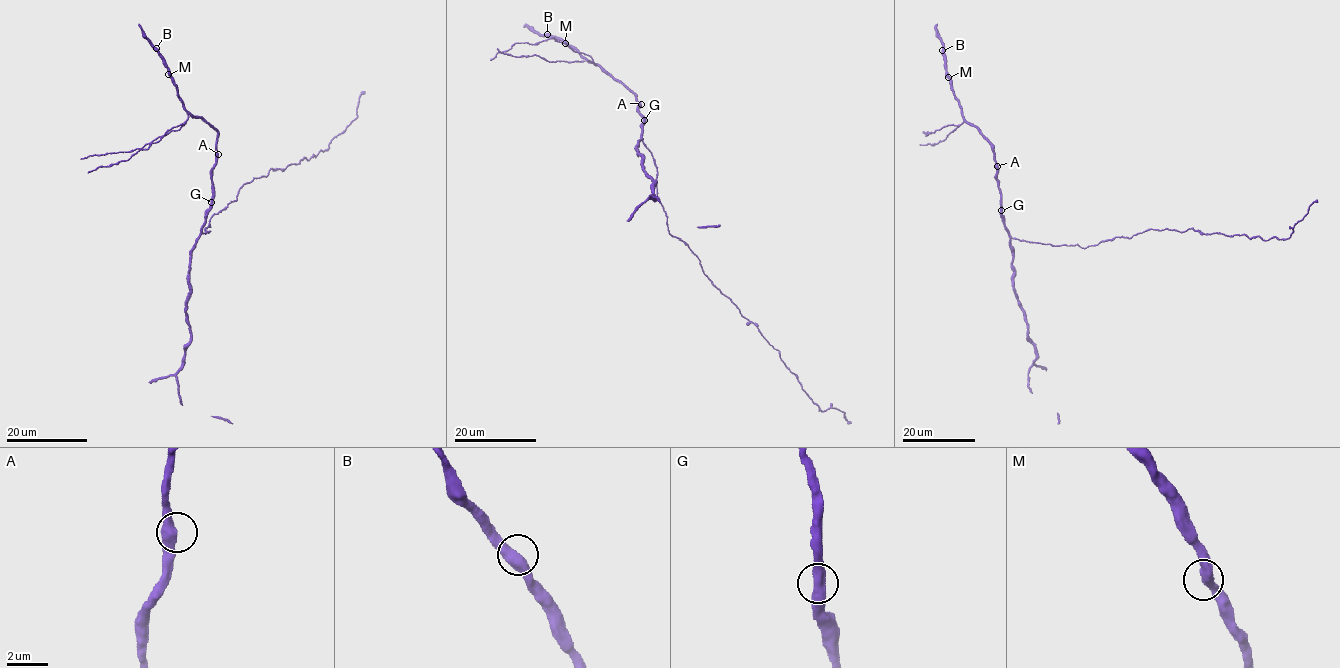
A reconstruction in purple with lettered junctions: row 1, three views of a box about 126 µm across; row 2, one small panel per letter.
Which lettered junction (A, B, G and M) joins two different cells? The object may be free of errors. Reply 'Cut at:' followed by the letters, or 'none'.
Cut at: none

